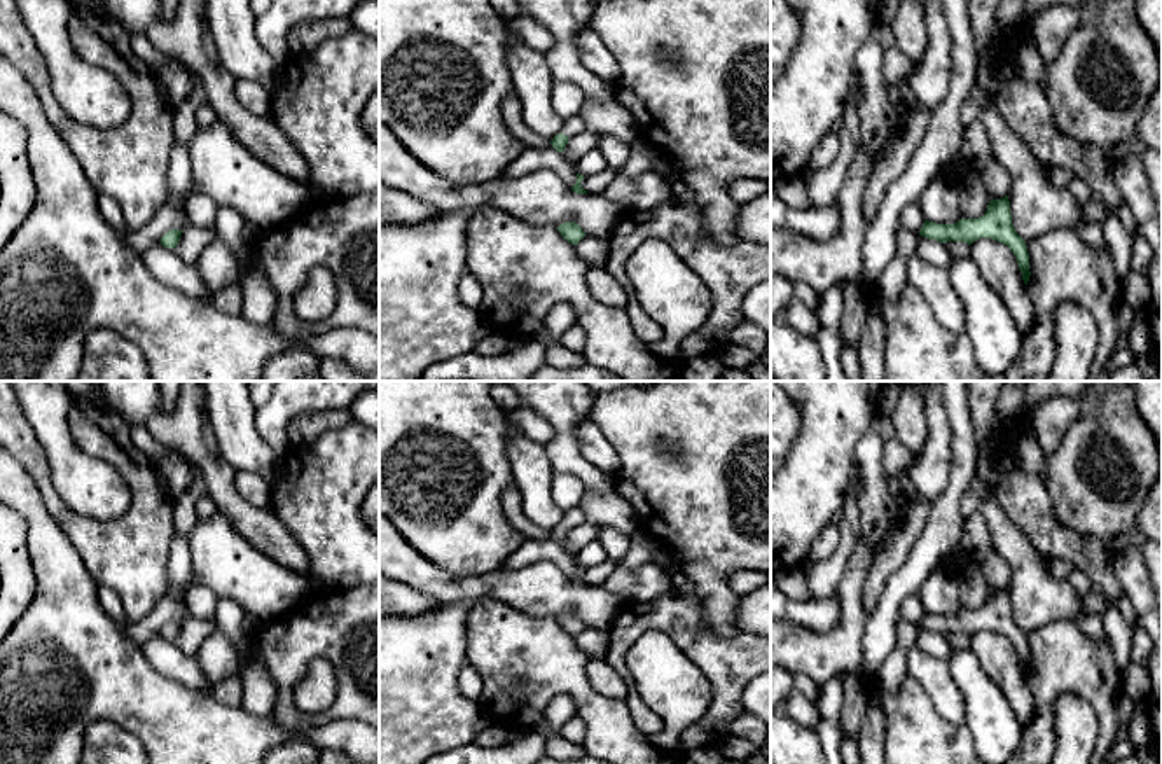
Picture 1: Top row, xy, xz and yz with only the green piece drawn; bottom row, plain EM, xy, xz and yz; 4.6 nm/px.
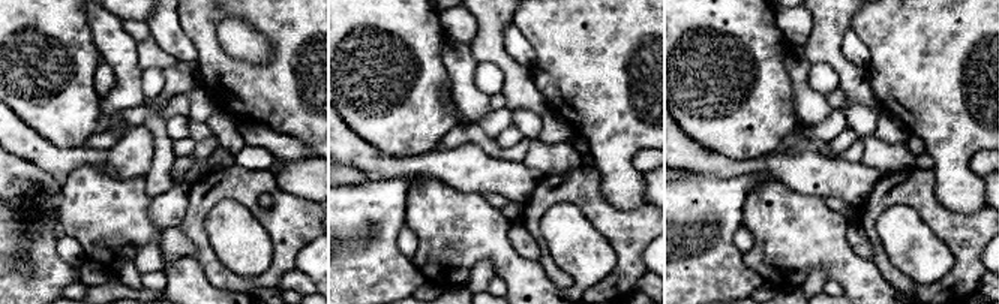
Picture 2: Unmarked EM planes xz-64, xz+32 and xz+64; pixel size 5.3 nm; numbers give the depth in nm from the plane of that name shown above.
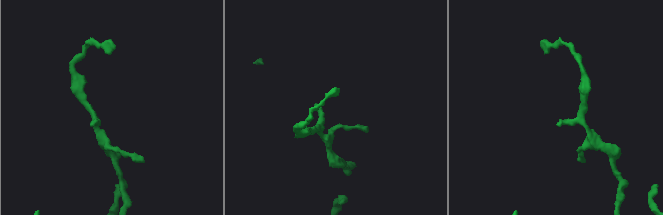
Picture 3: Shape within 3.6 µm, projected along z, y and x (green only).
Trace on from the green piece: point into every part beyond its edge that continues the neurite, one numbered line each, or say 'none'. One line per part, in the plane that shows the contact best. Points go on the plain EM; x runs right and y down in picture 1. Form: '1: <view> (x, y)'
1: xz (572, 518)

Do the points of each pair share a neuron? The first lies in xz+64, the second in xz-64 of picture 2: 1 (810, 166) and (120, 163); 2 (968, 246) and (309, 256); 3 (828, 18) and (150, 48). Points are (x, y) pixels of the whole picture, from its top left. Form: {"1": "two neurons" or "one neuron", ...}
{"1": "one neuron", "2": "two neurons", "3": "one neuron"}

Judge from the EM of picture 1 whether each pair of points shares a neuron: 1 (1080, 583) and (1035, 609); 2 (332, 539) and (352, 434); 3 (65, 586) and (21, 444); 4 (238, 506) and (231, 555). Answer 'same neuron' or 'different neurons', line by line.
1: different neurons
2: same neuron
3: different neurons
4: different neurons

